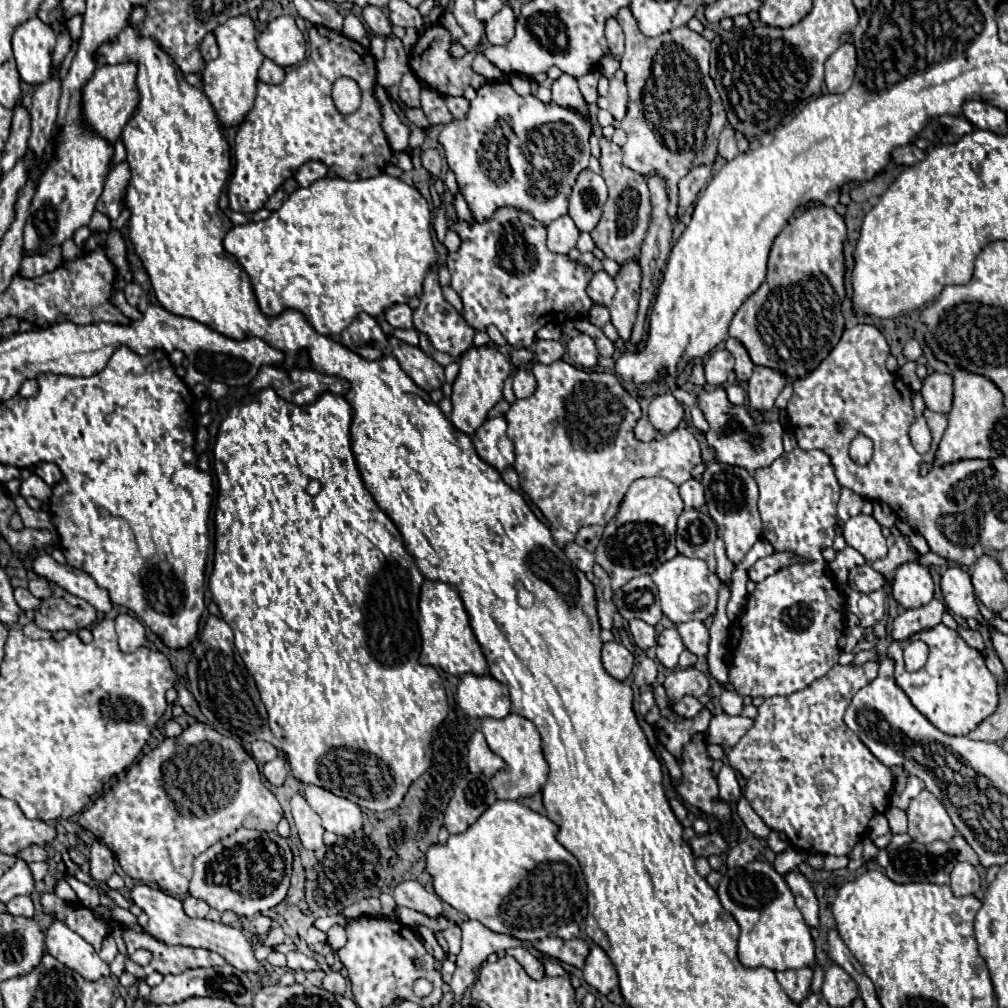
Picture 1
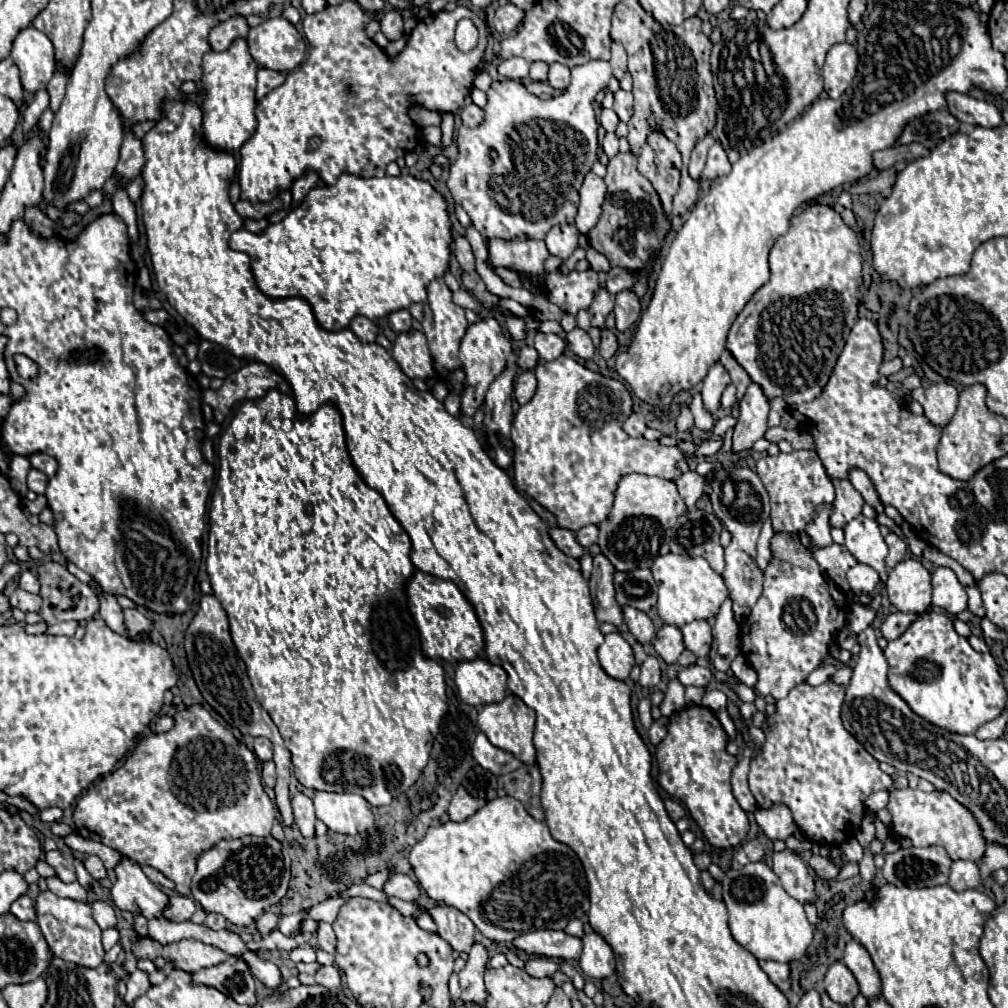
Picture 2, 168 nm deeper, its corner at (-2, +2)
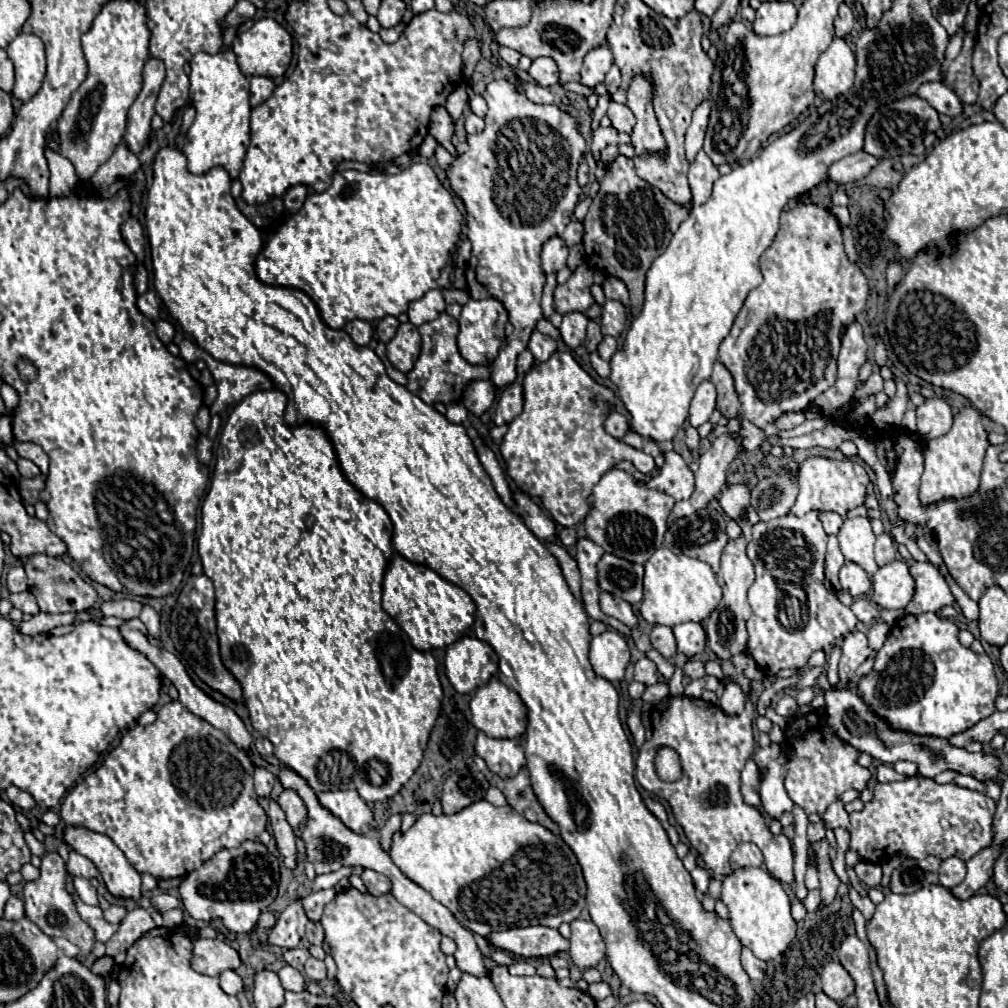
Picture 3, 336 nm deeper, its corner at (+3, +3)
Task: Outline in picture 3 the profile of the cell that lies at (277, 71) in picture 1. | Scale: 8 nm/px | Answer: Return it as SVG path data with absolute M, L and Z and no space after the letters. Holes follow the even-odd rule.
M252 76L250 78L250 104L252 106L258 106L262 104L264 100L268 100L272 96L272 90L274 90L274 82L270 78L264 78L264 76Z

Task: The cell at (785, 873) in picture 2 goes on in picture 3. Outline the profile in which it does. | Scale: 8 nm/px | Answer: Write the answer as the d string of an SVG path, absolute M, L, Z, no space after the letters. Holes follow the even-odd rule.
M666 696L650 710L652 720L652 740L646 742L636 760L636 780L644 790L664 798L676 822L682 826L686 838L692 848L698 850L706 868L712 874L728 876L730 854L738 842L754 842L762 854L768 872L780 882L792 882L792 844L784 834L772 834L762 818L760 810L748 806L740 792L740 772L744 764L752 758L756 742L754 742L754 718L756 708L748 700L742 714L728 716L716 704L710 704L702 698L686 698L686 696ZM670 746L680 754L682 778L676 782L662 782L654 772L654 756L656 748Z

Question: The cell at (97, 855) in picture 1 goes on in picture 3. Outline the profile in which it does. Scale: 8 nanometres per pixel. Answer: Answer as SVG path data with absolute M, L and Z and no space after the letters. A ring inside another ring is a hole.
M70 850L68 872L70 872L72 876L82 876L82 878L86 878L86 880L98 876L98 870L96 870L96 866L92 864L92 860L88 860L86 856L82 856L82 854L74 852L74 850Z

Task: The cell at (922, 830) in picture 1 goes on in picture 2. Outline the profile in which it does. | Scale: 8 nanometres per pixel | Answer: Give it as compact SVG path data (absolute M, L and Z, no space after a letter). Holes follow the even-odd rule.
M901 789L891 791L891 799L887 805L889 813L893 815L893 835L897 837L909 837L915 847L929 847L929 845L941 845L947 849L951 859L969 859L977 861L985 853L985 841L981 841L981 831L977 829L977 821L969 817L969 811L953 801L947 793L931 791L923 793L919 789Z

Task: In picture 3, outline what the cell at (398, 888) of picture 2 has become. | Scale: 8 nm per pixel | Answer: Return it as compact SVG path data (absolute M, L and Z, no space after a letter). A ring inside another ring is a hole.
M368 868L360 874L360 878L362 878L362 882L364 882L366 890L368 890L372 896L388 894L388 892L390 892L390 888L392 888L392 882L388 880L388 876L378 874L378 872L374 872L374 870L368 870Z

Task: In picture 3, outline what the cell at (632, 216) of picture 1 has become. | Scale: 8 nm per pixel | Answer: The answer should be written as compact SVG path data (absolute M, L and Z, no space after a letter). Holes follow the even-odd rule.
M620 154L608 164L600 192L592 200L584 220L582 244L590 268L596 268L606 276L616 276L626 284L634 318L640 314L644 302L644 282L652 260L668 248L672 234L680 222L686 220L688 212L688 206L668 200L660 190L640 180L630 158Z

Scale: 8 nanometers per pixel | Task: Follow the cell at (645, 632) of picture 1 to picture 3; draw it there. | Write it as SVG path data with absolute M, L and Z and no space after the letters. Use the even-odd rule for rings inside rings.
M600 592L600 608L606 616L616 618L630 628L636 624L636 616L632 612L632 606L626 600L622 600L620 596L612 596L610 592Z

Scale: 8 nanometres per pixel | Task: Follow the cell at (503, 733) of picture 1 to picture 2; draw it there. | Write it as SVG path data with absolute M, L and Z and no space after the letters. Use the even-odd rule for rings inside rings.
M509 693L501 703L491 703L491 705L485 705L483 709L479 709L477 725L495 747L499 747L507 753L513 753L525 765L537 765L537 755L535 755L537 751L533 745L535 713L519 697Z

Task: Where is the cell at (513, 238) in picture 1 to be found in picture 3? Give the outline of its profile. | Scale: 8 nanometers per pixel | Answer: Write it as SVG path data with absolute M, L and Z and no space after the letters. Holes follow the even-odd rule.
M582 264L576 268L576 272L570 276L566 284L556 286L554 290L554 308L556 312L586 312L592 304L594 298L590 294L590 286L594 284L592 280L592 268Z

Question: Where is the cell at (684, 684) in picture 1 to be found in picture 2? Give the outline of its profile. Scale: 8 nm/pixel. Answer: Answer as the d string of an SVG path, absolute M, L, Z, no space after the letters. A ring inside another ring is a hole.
M689 665L685 669L681 669L677 673L677 679L689 687L689 685L695 685L695 687L707 687L709 681L713 677L713 671L709 667L699 667L699 665Z

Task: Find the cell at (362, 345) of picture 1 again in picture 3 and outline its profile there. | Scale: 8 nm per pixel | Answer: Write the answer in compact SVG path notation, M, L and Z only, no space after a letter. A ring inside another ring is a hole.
M350 320L344 330L348 332L348 336L358 344L358 346L366 346L372 338L372 326L366 320Z

